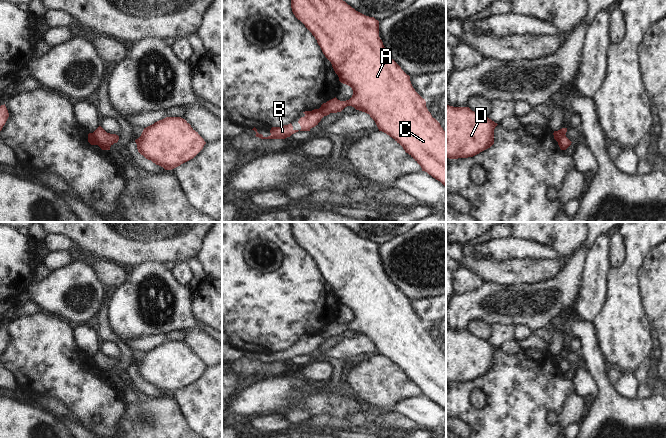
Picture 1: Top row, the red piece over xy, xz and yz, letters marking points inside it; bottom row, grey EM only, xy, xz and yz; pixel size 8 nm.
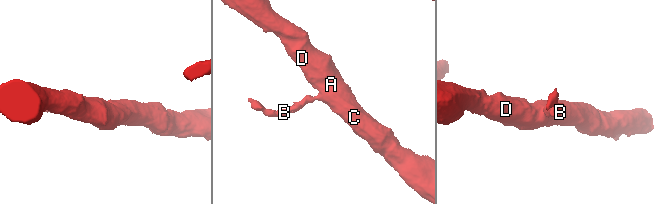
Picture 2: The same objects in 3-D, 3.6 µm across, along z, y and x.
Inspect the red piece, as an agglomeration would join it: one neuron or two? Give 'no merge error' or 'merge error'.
merge error

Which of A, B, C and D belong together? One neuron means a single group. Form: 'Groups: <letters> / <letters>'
Groups: A C D / B.

